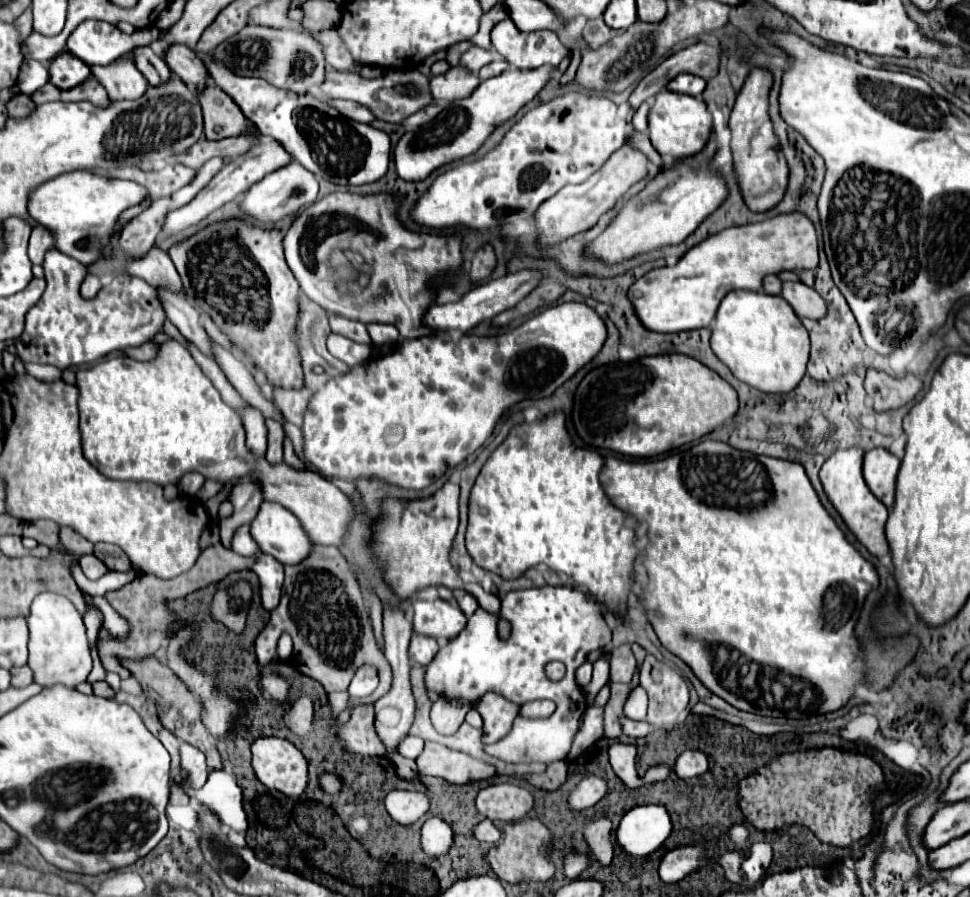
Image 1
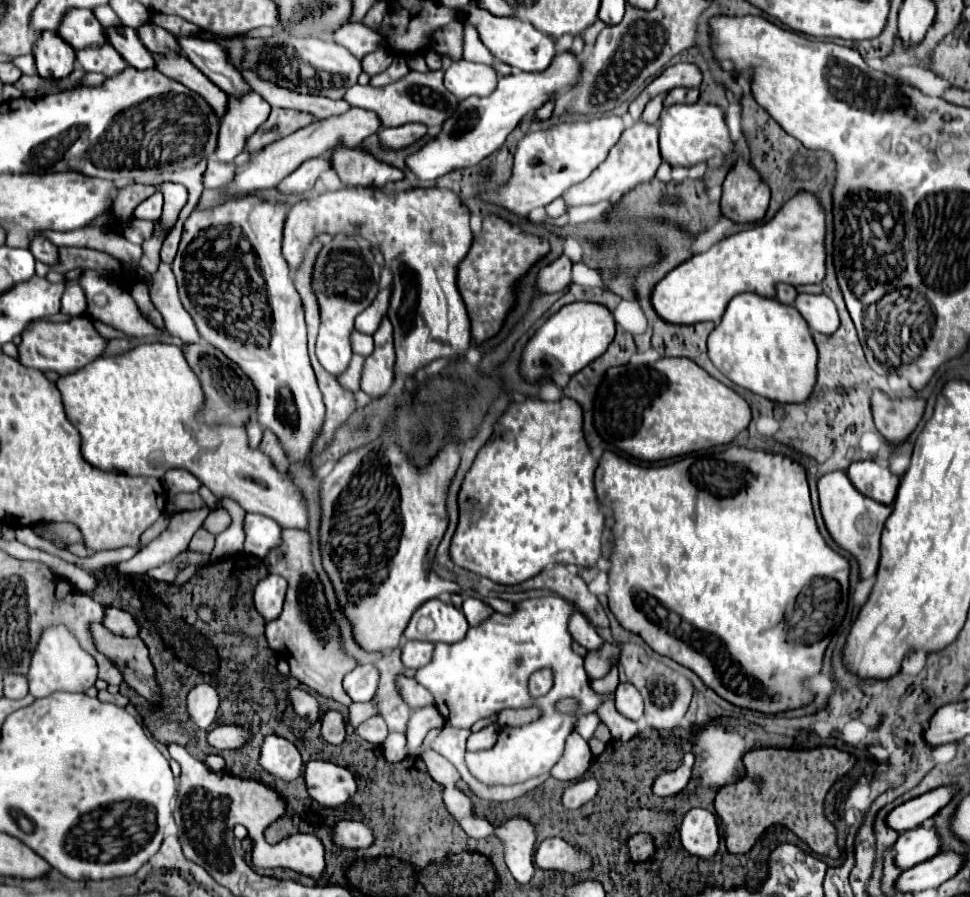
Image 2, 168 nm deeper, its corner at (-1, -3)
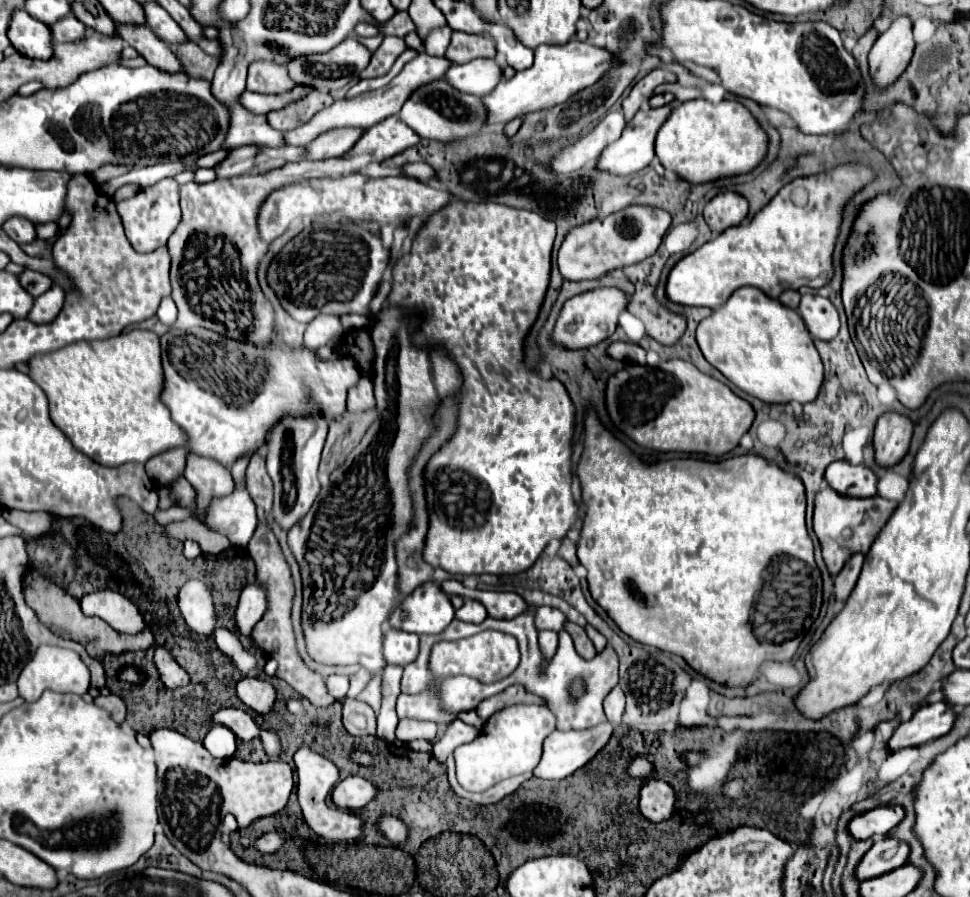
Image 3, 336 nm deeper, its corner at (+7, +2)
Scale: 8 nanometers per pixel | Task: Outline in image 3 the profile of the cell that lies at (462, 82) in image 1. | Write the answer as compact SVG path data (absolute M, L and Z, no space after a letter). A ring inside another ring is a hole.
M472 59L462 65L450 65L444 79L460 93L482 97L498 85L500 75L502 69L494 59Z

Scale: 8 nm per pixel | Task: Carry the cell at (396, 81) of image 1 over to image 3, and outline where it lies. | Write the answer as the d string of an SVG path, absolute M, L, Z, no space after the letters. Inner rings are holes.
M444 79L430 81L418 87L416 91L412 91L398 115L420 137L438 139L438 141L452 141L452 139L468 137L480 131L480 127L484 125L484 117L482 117L484 105L480 105L480 99L452 89L452 85L448 85ZM442 95L444 95L444 101L442 101ZM442 107L444 107L444 113L442 113Z

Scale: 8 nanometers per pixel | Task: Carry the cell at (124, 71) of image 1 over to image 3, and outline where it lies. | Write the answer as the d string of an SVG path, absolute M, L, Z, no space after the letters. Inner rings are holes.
M66 17L64 21L58 21L52 29L52 37L56 43L78 43L86 37L86 25L82 21L76 21L76 17Z

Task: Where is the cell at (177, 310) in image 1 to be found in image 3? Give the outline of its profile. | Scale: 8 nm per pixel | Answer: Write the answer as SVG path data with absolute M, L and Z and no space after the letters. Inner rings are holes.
M166 178L154 185L138 191L138 197L116 203L118 213L124 223L128 241L138 253L150 253L158 247L164 247L168 237L174 233L181 220L179 186L173 178Z

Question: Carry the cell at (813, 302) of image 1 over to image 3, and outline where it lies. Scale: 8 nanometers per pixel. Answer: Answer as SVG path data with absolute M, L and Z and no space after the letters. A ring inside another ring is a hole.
M802 295L796 311L804 319L814 339L830 341L838 335L838 329L840 329L838 311L830 303L830 299L820 297L820 295Z

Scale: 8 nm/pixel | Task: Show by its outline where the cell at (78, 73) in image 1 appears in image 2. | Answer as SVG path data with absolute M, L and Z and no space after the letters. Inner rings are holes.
M38 34L32 54L42 78L60 80L74 70L76 52L58 34Z

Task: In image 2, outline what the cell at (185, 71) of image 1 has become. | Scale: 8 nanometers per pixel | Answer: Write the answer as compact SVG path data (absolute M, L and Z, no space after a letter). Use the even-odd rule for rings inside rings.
M144 24L138 30L138 38L152 54L176 54L180 52L176 38L156 24Z

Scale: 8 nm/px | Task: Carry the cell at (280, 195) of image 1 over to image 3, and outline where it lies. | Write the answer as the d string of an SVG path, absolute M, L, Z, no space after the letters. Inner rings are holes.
M338 129L336 133L324 133L324 137L318 137L306 147L304 161L316 161L316 159L328 159L328 157L340 157L352 145L360 139L364 131L360 129Z

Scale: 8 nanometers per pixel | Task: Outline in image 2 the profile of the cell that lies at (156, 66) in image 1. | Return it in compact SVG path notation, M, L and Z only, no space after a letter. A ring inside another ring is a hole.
M114 26L108 28L108 42L120 52L120 56L134 68L144 70L154 66L152 54L146 50L146 46L140 42L136 30L128 26Z

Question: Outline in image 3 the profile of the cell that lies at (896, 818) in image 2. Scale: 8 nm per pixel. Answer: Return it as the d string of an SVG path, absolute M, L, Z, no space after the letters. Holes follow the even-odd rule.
M886 805L870 809L850 821L850 833L856 841L868 839L872 835L888 835L904 819L902 805Z

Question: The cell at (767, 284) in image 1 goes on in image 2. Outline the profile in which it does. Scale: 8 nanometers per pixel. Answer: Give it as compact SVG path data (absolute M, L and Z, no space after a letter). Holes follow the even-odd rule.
M778 284L778 288L776 288L776 300L780 300L782 304L794 304L796 296L798 296L798 292L796 292L794 286L790 286L790 284Z

